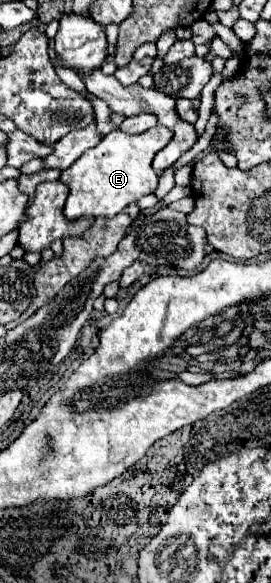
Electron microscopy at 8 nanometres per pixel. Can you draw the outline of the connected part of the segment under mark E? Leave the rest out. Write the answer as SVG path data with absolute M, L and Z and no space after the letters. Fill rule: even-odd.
M153 126L141 134L115 130L103 136L103 140L93 150L85 152L77 162L61 172L61 182L71 188L65 204L65 216L69 220L81 216L113 216L131 202L151 194L157 188L157 172L151 168L151 162L171 138L173 132L165 126Z

